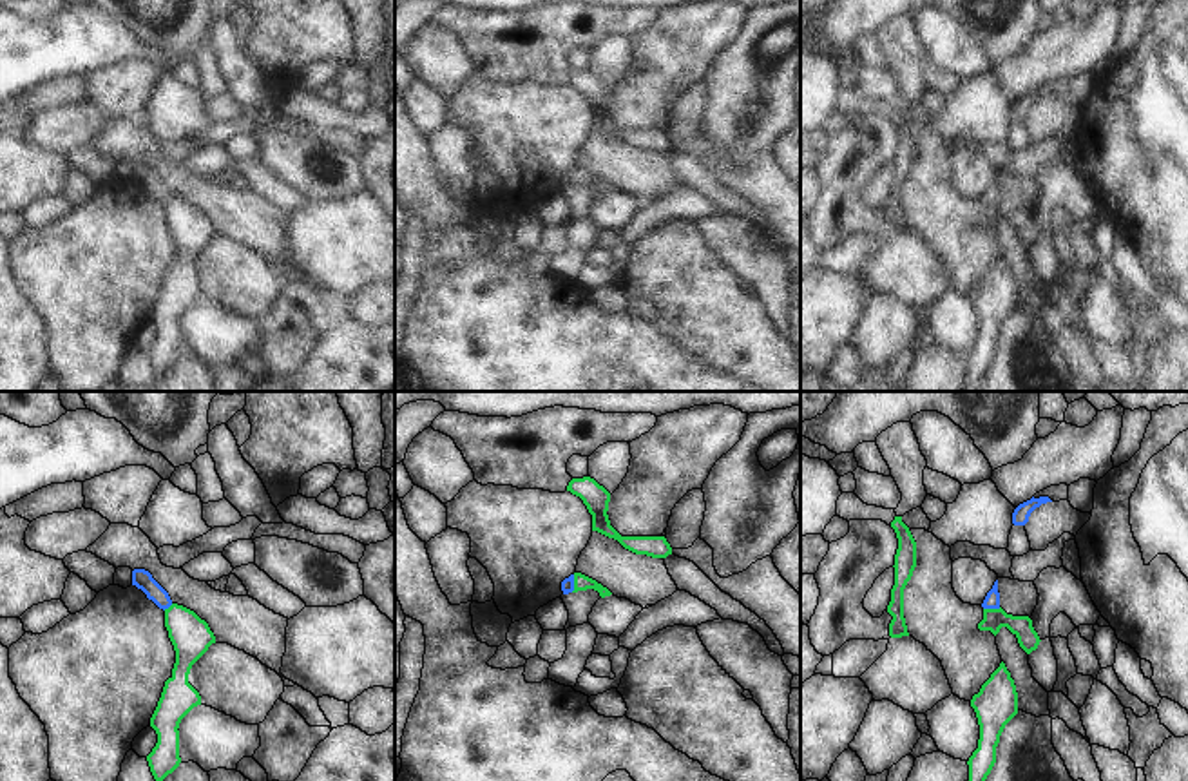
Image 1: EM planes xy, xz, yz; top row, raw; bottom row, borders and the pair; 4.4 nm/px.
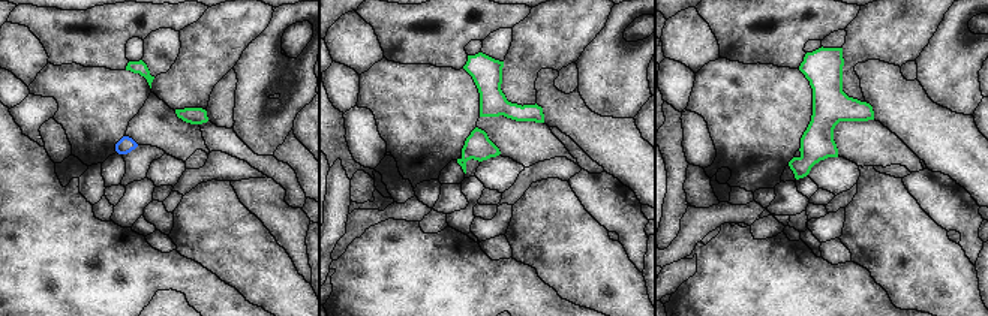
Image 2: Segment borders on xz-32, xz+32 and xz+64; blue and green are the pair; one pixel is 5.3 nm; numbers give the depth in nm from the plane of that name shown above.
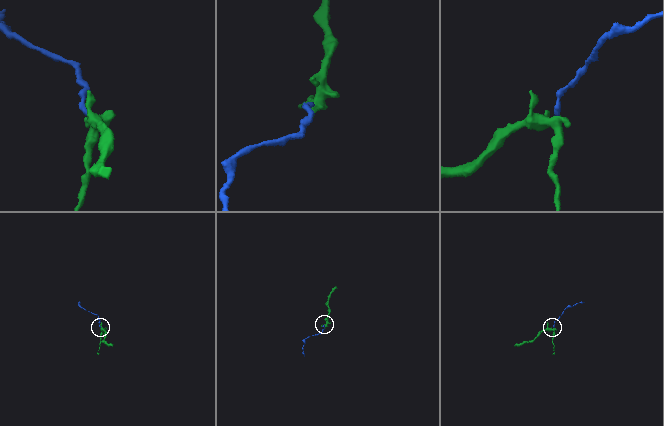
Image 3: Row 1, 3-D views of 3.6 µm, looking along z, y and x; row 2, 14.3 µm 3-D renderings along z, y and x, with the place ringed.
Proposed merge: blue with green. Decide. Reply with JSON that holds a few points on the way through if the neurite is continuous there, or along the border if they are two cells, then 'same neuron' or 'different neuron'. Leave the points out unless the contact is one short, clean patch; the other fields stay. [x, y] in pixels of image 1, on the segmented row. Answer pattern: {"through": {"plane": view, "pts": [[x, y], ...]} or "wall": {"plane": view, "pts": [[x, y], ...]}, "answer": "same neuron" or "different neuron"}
{"through": {"plane": "yz", "pts": [[991, 600], [991, 607], [993, 620]]}, "answer": "same neuron"}

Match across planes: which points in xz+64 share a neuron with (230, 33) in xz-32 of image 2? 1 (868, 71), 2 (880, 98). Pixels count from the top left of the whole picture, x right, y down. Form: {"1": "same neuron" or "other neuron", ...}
{"1": "other neuron", "2": "other neuron"}

